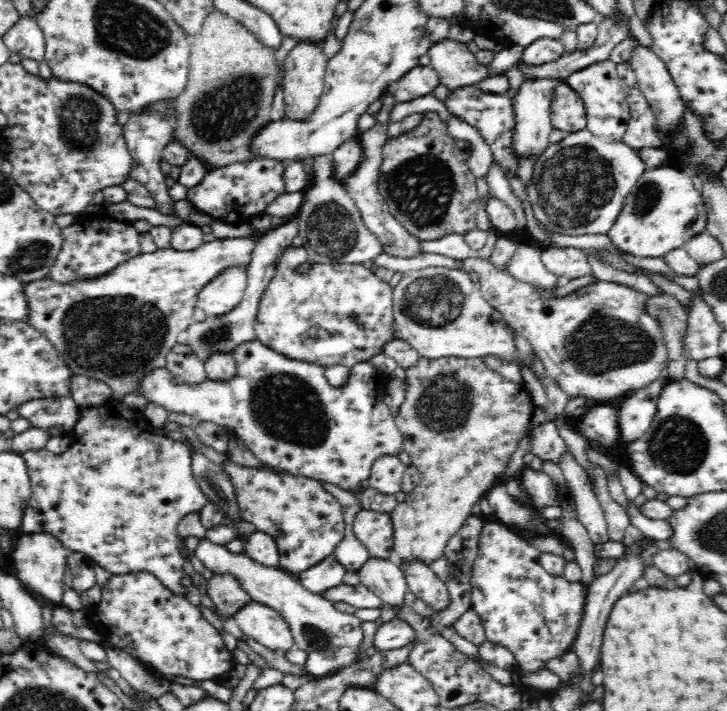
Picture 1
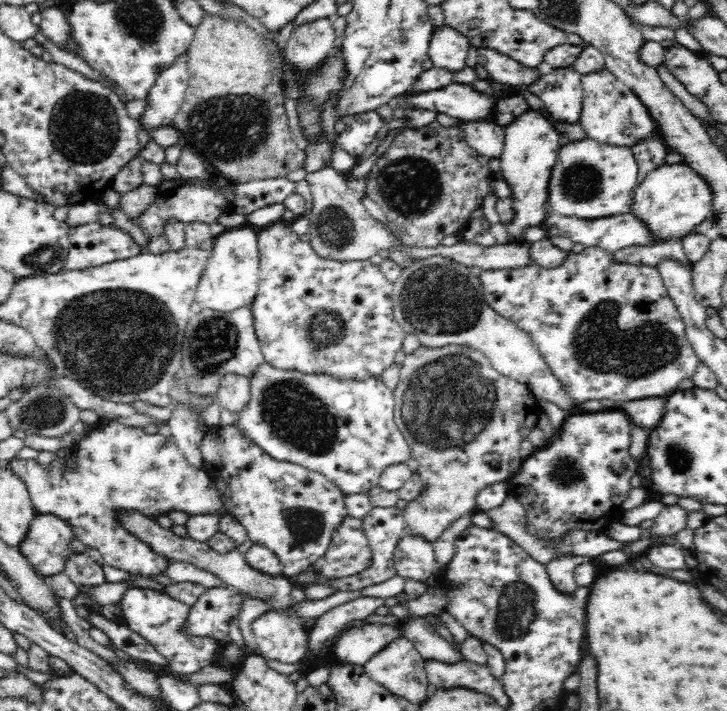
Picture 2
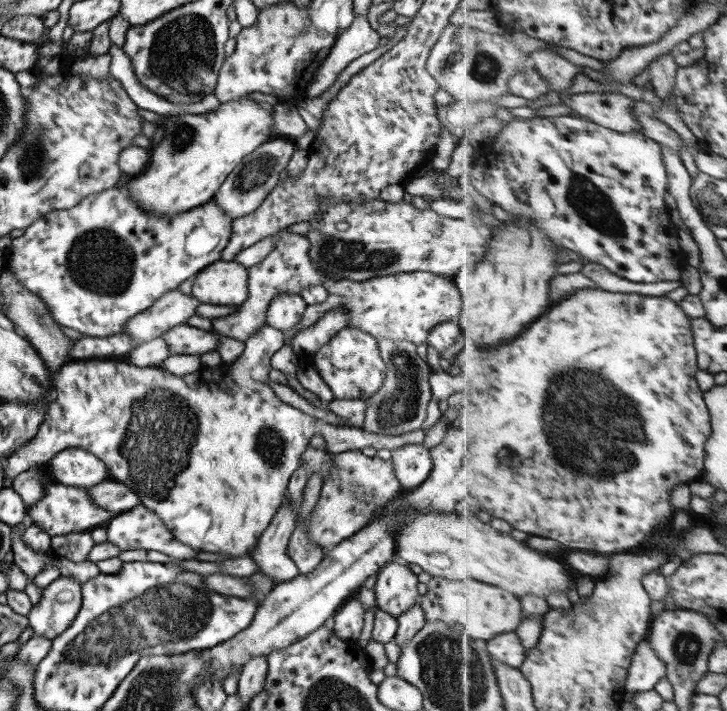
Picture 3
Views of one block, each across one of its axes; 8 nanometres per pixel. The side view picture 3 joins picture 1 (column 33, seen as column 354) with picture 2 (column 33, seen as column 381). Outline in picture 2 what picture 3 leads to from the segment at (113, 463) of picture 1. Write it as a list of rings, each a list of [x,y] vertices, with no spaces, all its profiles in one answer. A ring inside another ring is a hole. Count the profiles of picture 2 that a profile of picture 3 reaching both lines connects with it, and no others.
[[[111,421],[91,428],[84,440],[76,446],[76,451],[79,469],[72,471],[62,471],[57,460],[53,462],[51,471],[44,471],[36,459],[19,459],[16,456],[7,462],[5,469],[27,486],[37,513],[64,518],[72,526],[76,540],[100,551],[104,557],[104,565],[132,574],[154,576],[164,572],[172,561],[154,553],[148,545],[122,529],[116,521],[117,510],[138,510],[153,519],[156,514],[168,514],[172,510],[192,516],[212,514],[220,518],[230,514],[210,475],[204,469],[191,465],[171,436],[149,434],[142,427],[129,427],[118,421]]]

